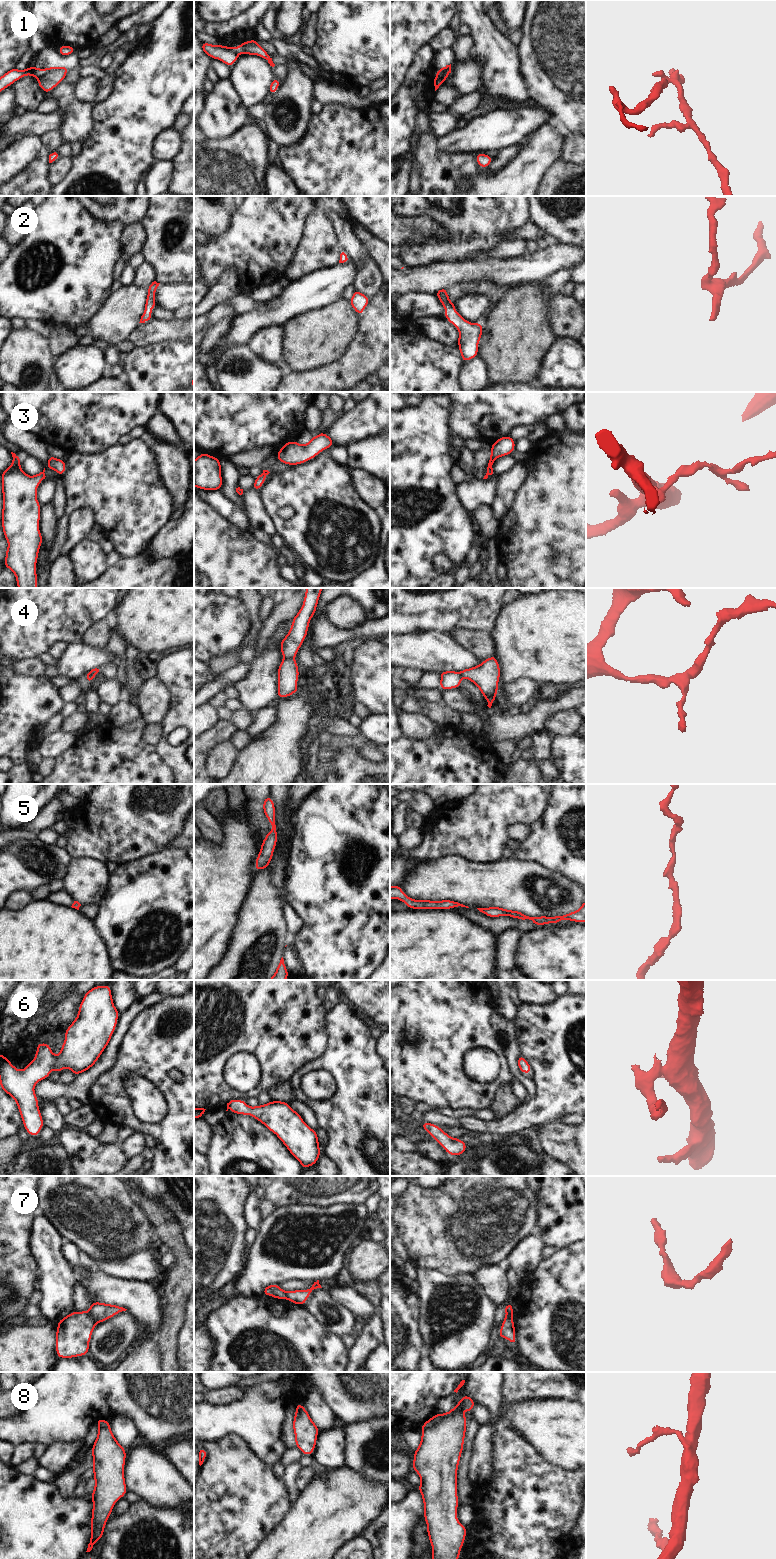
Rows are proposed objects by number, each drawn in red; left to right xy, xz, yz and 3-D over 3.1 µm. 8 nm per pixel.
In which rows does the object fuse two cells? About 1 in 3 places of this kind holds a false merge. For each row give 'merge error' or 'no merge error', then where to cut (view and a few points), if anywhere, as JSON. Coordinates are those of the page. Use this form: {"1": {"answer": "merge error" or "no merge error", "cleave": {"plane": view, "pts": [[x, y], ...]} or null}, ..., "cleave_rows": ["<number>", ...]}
{"1": {"answer": "merge error", "cleave": {"plane": "yz", "pts": [[437, 71], [444, 80]]}}, "2": {"answer": "no merge error", "cleave": null}, "3": {"answer": "no merge error", "cleave": null}, "4": {"answer": "merge error", "cleave": {"plane": "xz", "pts": [[284, 657], [293, 658]]}}, "5": {"answer": "no merge error", "cleave": null}, "6": {"answer": "no merge error", "cleave": null}, "7": {"answer": "merge error", "cleave": {"plane": "xy", "pts": [[88, 1313], [96, 1323]]}}, "8": {"answer": "merge error", "cleave": {"plane": "yz", "pts": [[446, 1413], [433, 1424], [421, 1429]]}}, "cleave_rows": ["1", "4", "7", "8"]}

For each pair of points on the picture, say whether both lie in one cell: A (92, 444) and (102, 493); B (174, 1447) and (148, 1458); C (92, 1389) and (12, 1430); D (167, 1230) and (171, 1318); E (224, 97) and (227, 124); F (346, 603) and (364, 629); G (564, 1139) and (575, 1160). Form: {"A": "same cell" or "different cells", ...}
{"A": "different cells", "B": "different cells", "C": "same cell", "D": "same cell", "E": "same cell", "F": "different cells", "G": "same cell"}

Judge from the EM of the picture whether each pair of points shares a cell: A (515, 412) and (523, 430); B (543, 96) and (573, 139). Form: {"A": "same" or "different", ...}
{"A": "different", "B": "different"}

